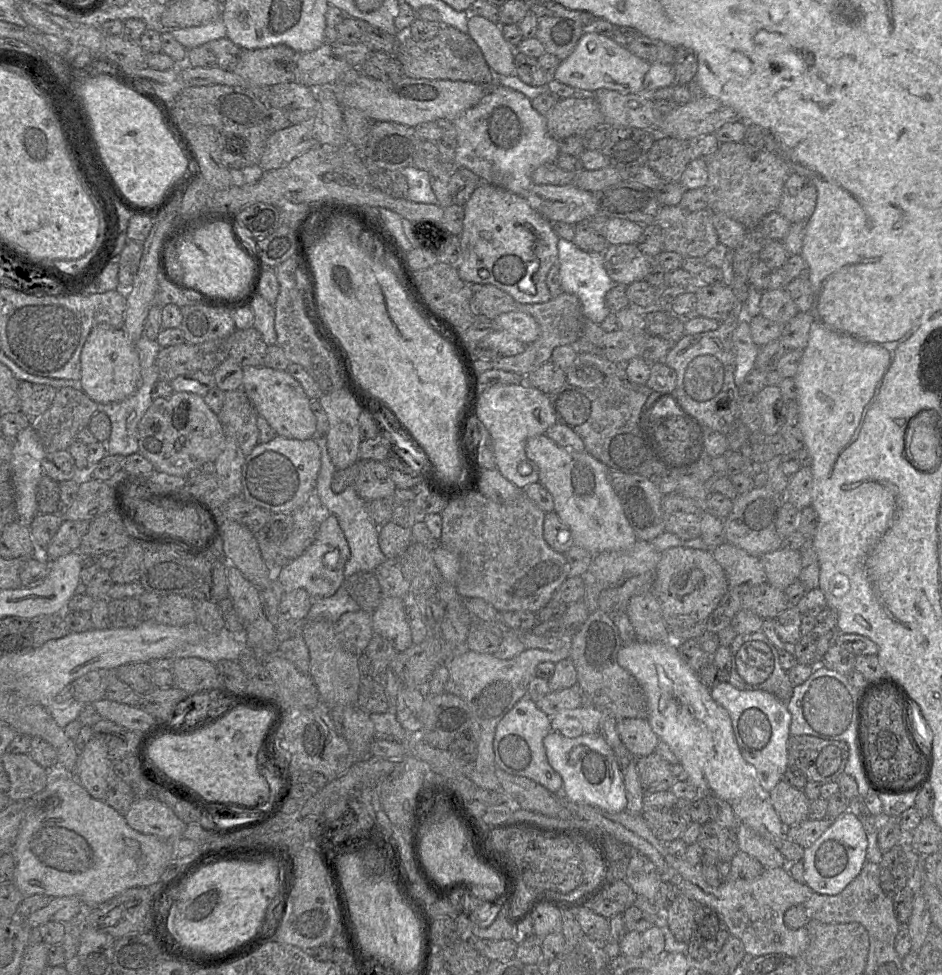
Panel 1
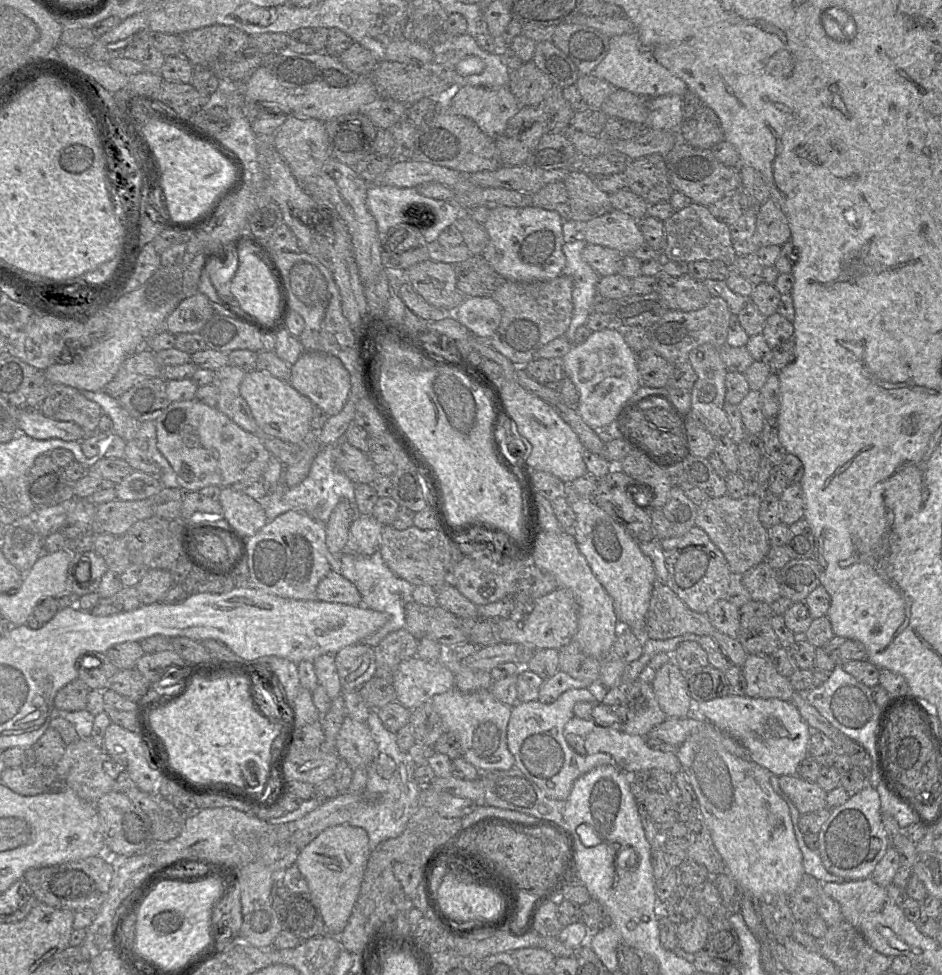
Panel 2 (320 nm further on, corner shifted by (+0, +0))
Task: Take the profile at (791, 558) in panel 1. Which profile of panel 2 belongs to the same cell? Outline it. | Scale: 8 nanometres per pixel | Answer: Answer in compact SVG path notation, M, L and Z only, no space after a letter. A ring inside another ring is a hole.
M761 562L740 576L752 600L771 605L782 597L777 571L767 563Z

